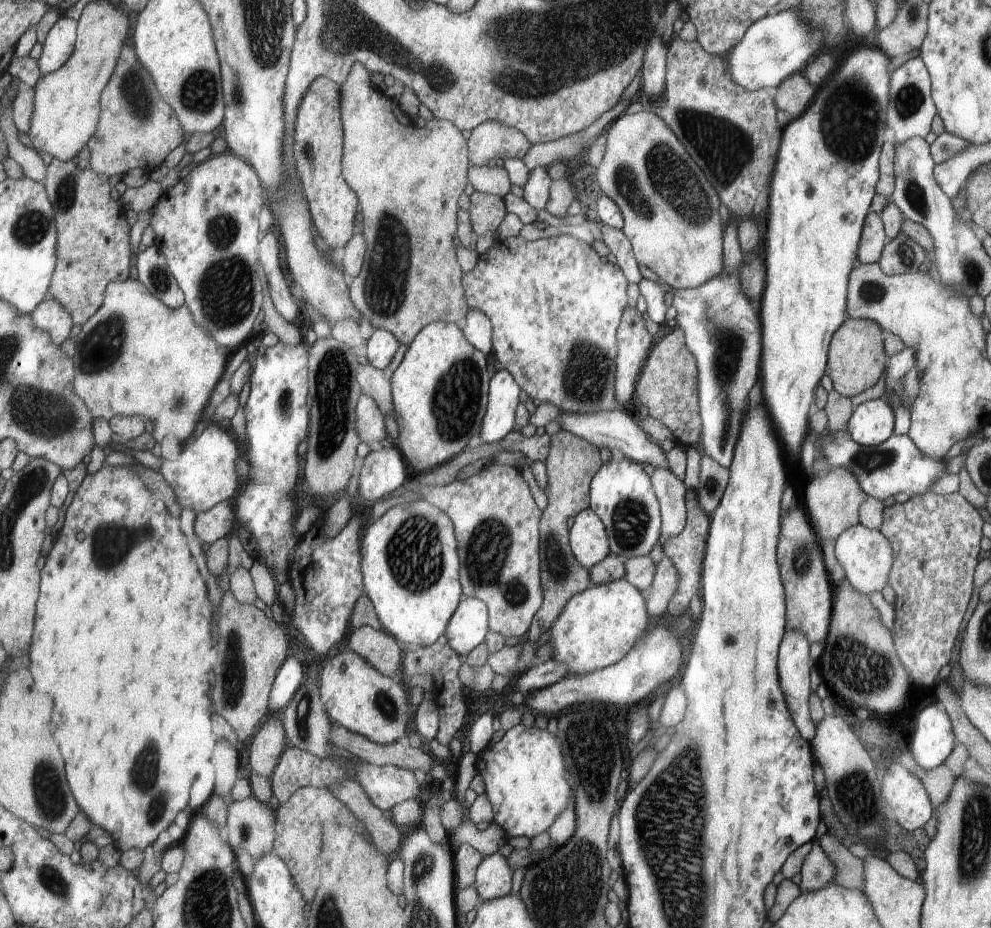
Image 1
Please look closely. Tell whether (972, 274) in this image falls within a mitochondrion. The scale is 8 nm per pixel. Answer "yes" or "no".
yes

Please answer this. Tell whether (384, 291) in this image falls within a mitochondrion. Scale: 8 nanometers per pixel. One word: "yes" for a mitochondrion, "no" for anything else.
yes

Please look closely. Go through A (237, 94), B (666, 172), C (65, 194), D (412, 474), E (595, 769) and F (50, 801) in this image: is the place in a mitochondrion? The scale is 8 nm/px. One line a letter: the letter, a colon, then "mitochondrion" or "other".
A: mitochondrion
B: mitochondrion
C: mitochondrion
D: other
E: mitochondrion
F: mitochondrion

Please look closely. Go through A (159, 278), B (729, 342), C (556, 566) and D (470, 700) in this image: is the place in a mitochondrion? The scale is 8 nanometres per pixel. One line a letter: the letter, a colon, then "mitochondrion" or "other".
A: mitochondrion
B: mitochondrion
C: mitochondrion
D: other

